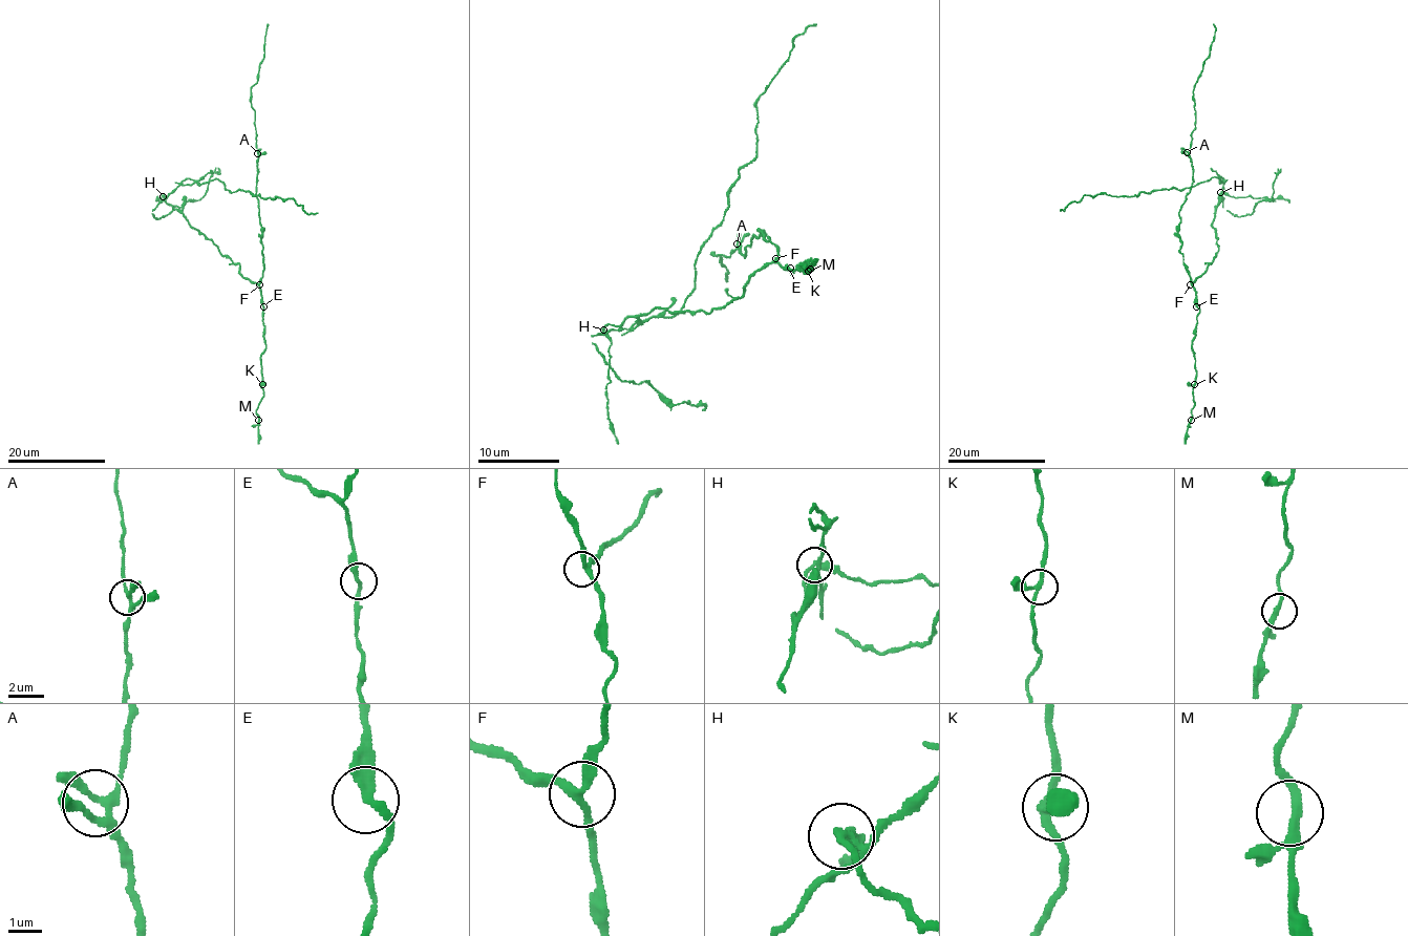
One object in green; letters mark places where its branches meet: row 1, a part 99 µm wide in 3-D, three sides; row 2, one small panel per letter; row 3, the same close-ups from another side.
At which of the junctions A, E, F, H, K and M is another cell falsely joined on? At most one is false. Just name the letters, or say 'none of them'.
H

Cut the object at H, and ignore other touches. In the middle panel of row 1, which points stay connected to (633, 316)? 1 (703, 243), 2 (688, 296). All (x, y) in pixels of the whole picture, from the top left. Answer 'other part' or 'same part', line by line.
1: other part
2: other part

